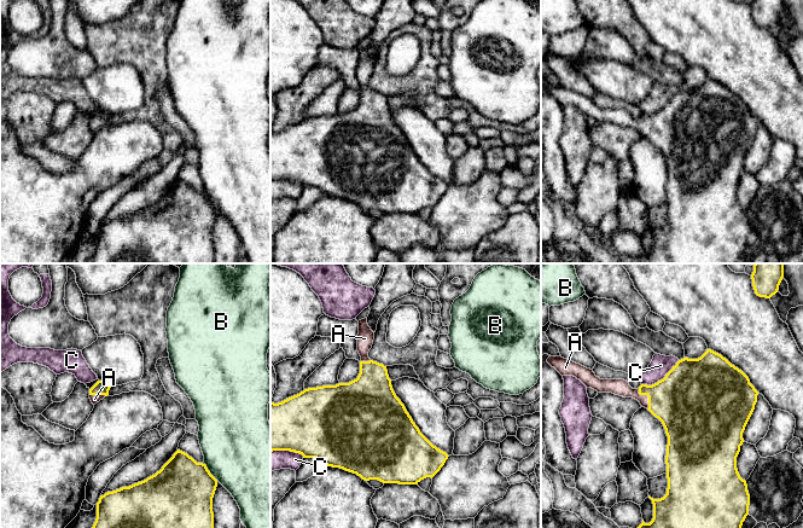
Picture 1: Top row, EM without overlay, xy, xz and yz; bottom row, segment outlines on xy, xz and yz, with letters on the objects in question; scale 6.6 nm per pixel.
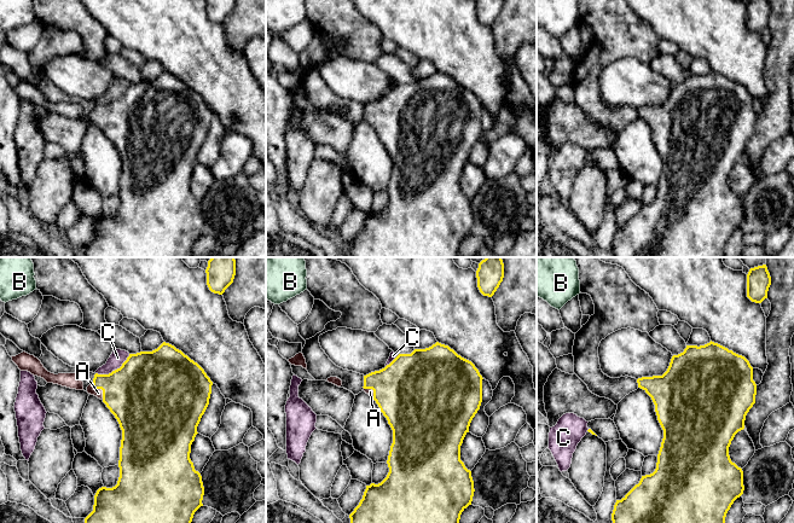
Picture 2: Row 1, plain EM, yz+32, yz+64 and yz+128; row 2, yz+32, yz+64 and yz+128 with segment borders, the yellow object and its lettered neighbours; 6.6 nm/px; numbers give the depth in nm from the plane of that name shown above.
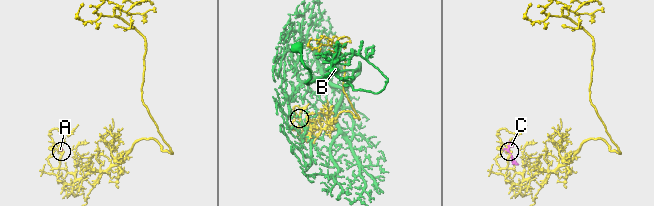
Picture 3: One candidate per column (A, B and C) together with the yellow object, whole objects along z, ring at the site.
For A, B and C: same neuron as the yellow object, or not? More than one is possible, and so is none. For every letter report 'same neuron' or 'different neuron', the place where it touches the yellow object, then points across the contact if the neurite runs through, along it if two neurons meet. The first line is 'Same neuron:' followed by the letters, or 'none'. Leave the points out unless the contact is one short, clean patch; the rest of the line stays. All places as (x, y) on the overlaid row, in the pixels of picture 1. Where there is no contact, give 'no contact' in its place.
Same neuron: A
A: same neuron; contact yz (647, 395); way yz (684, 401), (647, 395), (629, 393), (618, 387)
B: different neuron; contact xy (209, 471)
C: different neuron; contact yz (661, 379)

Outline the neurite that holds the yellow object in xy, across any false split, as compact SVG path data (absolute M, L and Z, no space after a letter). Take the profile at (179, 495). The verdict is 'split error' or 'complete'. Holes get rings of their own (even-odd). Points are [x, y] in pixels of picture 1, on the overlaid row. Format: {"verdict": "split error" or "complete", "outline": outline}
{"verdict": "complete", "outline": "M178 449L155 475L100 495L92 528L214 528L216 487L205 464Z"}

